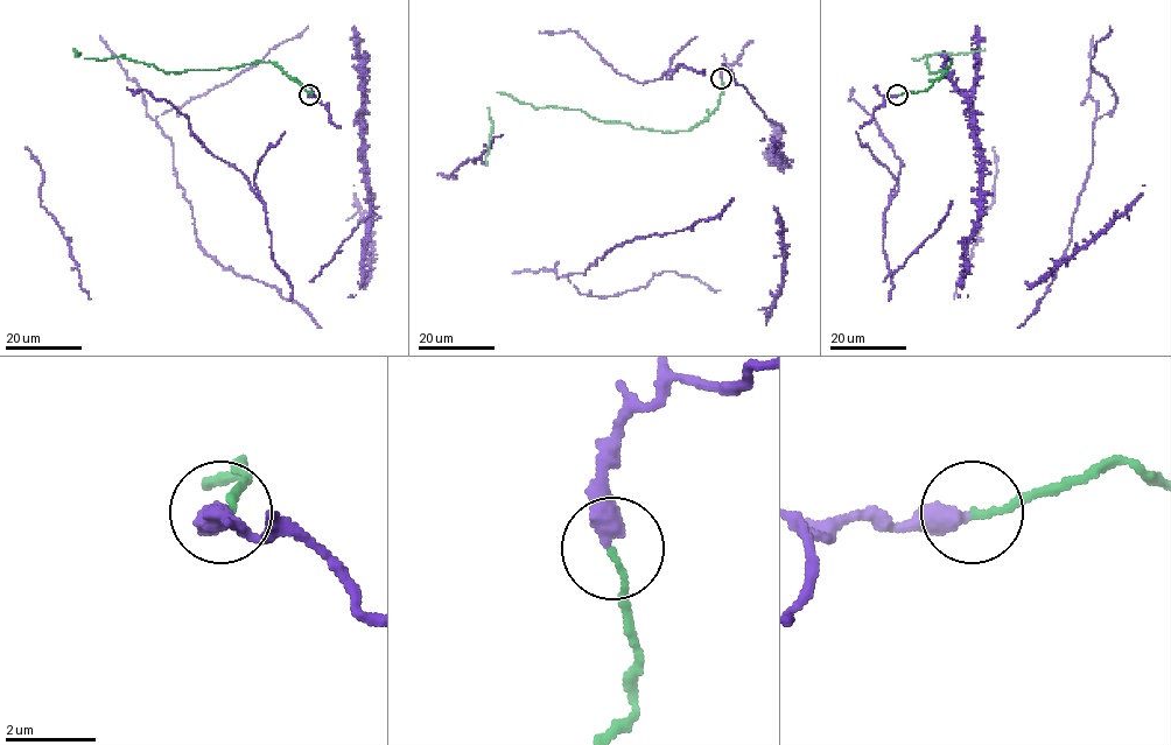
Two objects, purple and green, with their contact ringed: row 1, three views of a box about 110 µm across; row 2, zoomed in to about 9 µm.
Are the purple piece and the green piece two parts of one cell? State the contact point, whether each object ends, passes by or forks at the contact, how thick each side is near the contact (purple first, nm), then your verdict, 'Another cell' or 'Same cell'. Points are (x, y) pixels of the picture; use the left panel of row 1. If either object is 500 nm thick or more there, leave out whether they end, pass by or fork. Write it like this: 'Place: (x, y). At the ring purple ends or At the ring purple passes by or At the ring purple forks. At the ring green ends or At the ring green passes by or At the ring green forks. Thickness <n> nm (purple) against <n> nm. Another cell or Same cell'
Place: (309, 95). At the ring purple ends. At the ring green ends. Thickness 480 nm (purple) against 130 nm. Same cell

